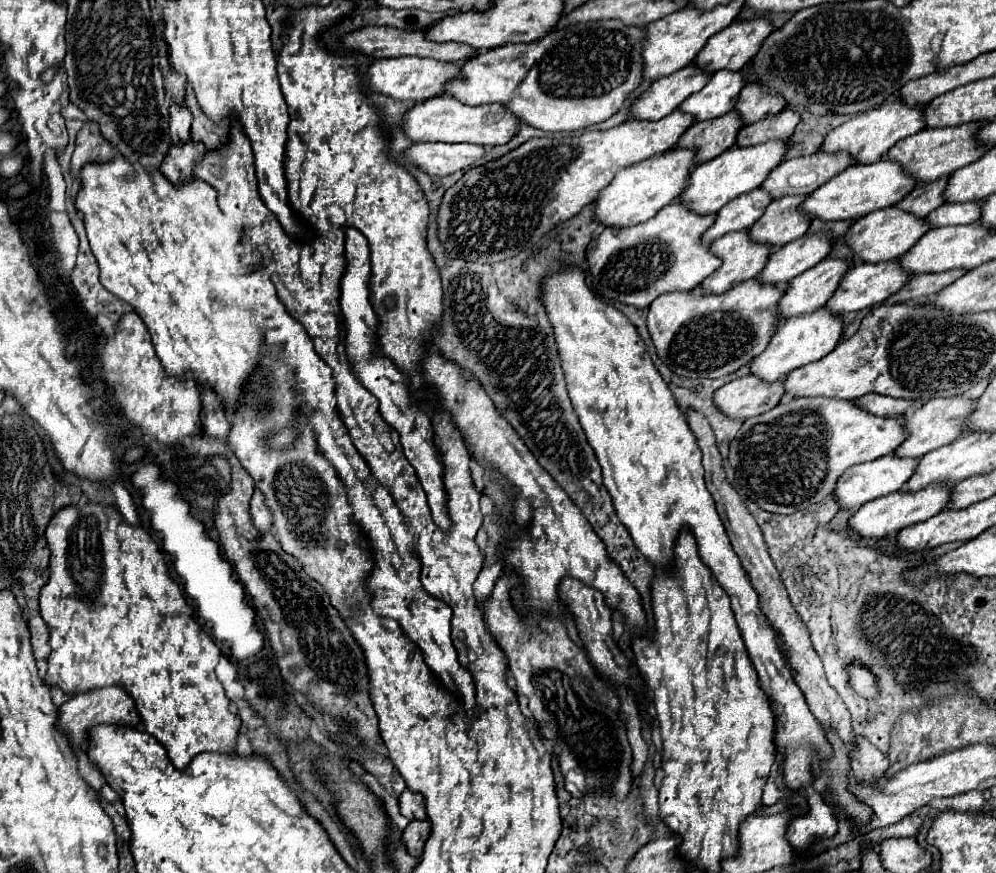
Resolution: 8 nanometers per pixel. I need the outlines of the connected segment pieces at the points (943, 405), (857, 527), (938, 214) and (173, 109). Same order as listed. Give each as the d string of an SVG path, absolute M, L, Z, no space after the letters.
M934 398L928 400L922 408L918 408L912 416L906 416L904 420L904 430L908 432L906 440L894 450L894 456L904 456L904 458L920 458L944 444L950 444L956 440L962 432L956 428L960 420L964 420L966 412L972 412L974 400L962 400L962 398Z
M924 488L924 492L916 492L916 496L904 496L904 492L894 492L890 496L876 498L850 516L848 528L860 538L884 538L888 534L896 534L902 528L924 522L944 510L944 504L948 504L948 492L950 488Z
M980 200L972 204L944 204L932 210L924 220L928 226L958 226L958 224L974 224L980 214Z
M172 104L170 106L170 136L174 146L184 146L192 140L190 126L192 126L192 114L188 112L188 108Z

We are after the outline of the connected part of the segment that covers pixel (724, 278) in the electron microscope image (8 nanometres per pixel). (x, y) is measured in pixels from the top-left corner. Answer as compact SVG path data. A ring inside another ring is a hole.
M732 232L732 236L722 236L716 244L710 244L710 252L722 260L722 266L698 286L702 296L724 294L734 284L756 278L756 272L768 260L770 246L748 244L748 232Z

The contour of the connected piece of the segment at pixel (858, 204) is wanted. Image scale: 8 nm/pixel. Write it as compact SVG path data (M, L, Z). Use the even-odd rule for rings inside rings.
M878 160L876 164L858 164L850 166L838 176L830 178L826 184L816 188L812 194L806 196L806 200L798 206L798 212L804 216L810 216L812 220L854 220L860 216L866 216L868 212L894 206L900 202L910 190L914 188L914 182L902 174L902 168L898 164L892 164L888 160Z

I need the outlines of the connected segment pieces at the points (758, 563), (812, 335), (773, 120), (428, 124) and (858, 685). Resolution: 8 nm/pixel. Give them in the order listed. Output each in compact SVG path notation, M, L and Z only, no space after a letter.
M688 412L686 418L688 418L688 424L690 424L690 428L692 428L692 432L694 432L696 440L698 440L698 446L702 448L702 454L704 454L702 464L704 464L704 470L706 470L706 486L708 486L714 502L716 502L718 514L720 514L720 518L722 518L722 522L726 526L726 532L730 536L730 540L732 540L732 546L734 546L736 554L740 556L740 560L744 564L744 570L750 576L752 586L758 590L760 606L762 606L768 622L774 624L774 628L782 636L782 648L786 650L788 662L796 668L796 682L800 684L800 690L806 696L810 712L822 722L824 732L834 732L844 740L844 744L852 746L856 736L852 732L850 712L844 706L844 702L840 700L840 696L836 696L836 690L830 688L830 684L826 682L822 660L816 656L816 650L812 648L812 642L808 640L808 630L804 628L804 624L800 624L800 618L796 616L796 610L792 608L792 602L788 600L788 596L784 592L782 580L778 576L778 570L776 570L770 554L768 554L768 548L764 544L762 532L760 532L754 516L748 512L748 508L742 504L738 492L726 480L724 468L722 468L722 458L720 458L720 452L716 448L716 440L714 440L714 434L712 434L712 428L710 428L708 420L704 420L704 416L700 416L698 412Z
M824 308L808 314L808 316L796 316L792 320L786 320L778 326L776 334L770 338L766 350L756 356L756 360L750 362L750 374L760 378L762 382L776 382L782 380L790 370L804 366L812 360L824 358L832 348L838 344L842 336L842 320L838 320L834 314L824 312Z
M782 110L774 116L768 116L756 124L744 126L738 132L736 138L736 146L756 146L756 144L764 144L768 140L782 140L782 138L790 138L794 134L794 128L798 124L798 114L794 114L792 110Z
M448 94L414 104L402 118L402 132L412 142L470 142L480 146L496 146L506 144L516 134L516 128L518 118L512 116L512 112L508 112L502 104L468 106Z
M852 662L846 666L846 672L848 672L848 686L858 696L862 696L866 700L874 700L880 694L878 678L868 666L864 666L860 662Z

